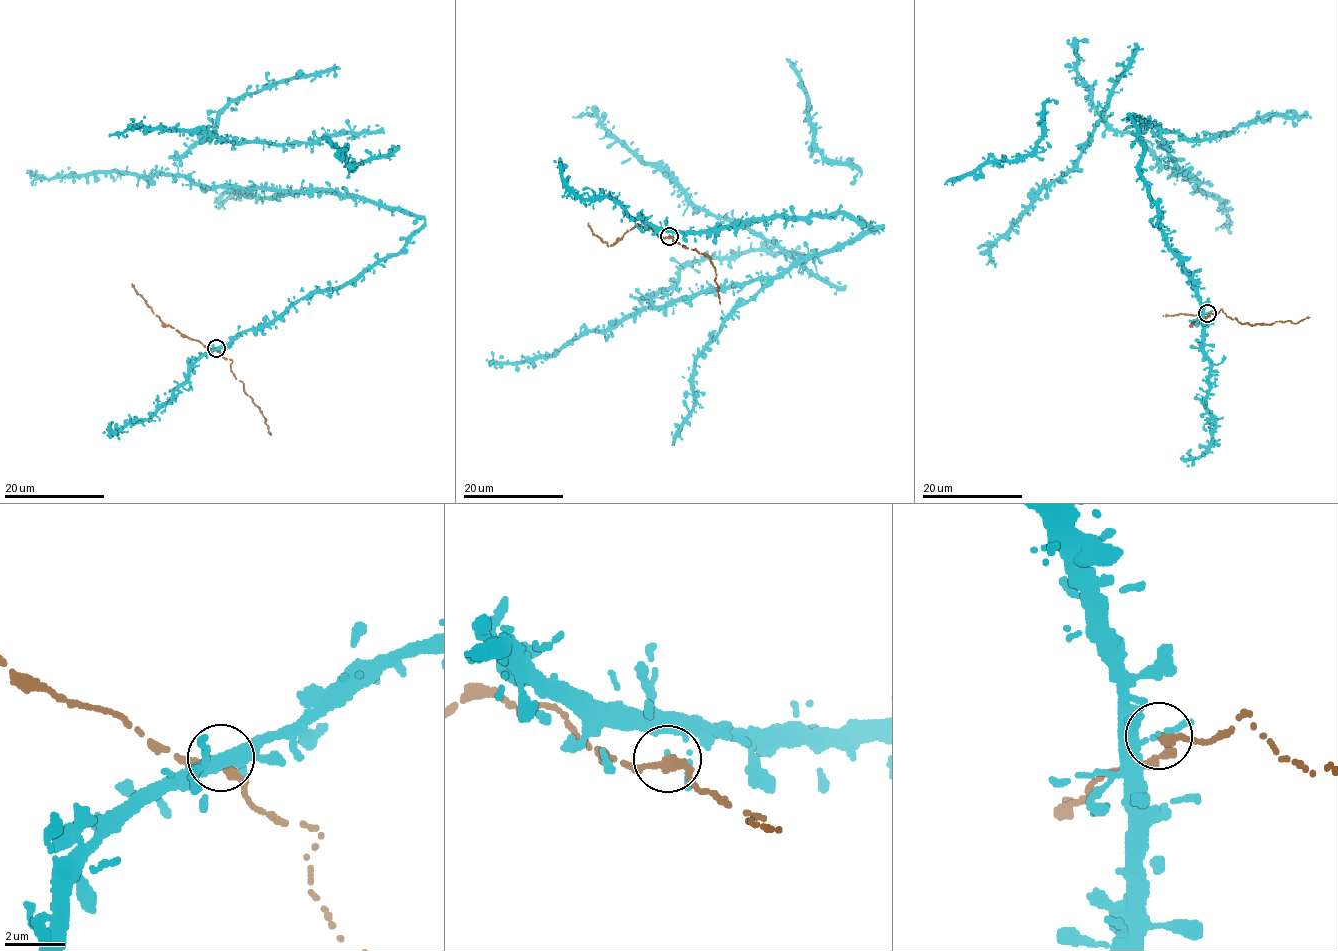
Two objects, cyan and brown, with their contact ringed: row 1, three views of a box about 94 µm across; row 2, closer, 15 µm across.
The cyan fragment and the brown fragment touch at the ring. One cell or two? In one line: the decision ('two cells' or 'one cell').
two cells

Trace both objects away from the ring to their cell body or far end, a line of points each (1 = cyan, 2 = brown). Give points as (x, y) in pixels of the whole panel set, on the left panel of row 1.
1: (215, 348), (340, 289), (425, 222), (364, 199), (206, 187), (178, 172), (231, 101), (292, 78), (334, 77)
2: (215, 348), (222, 357), (231, 360), (231, 371), (266, 418), (271, 435)

